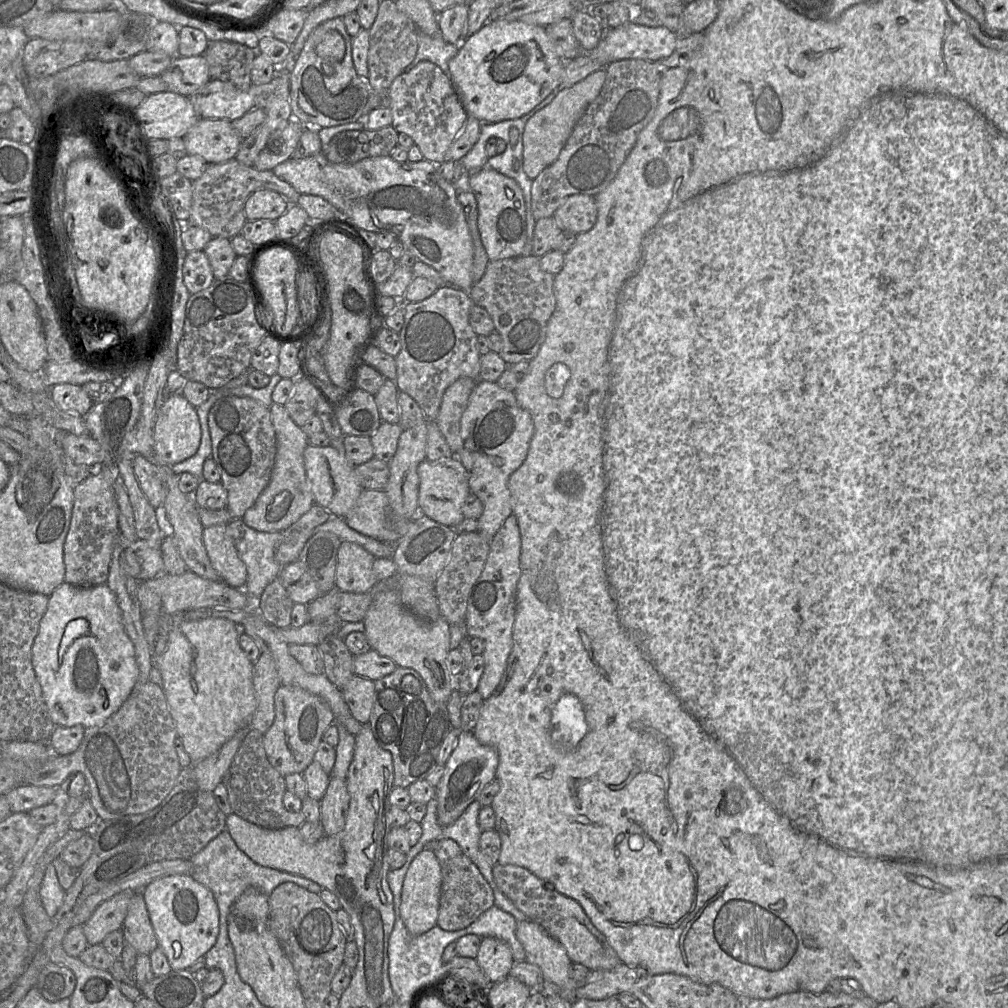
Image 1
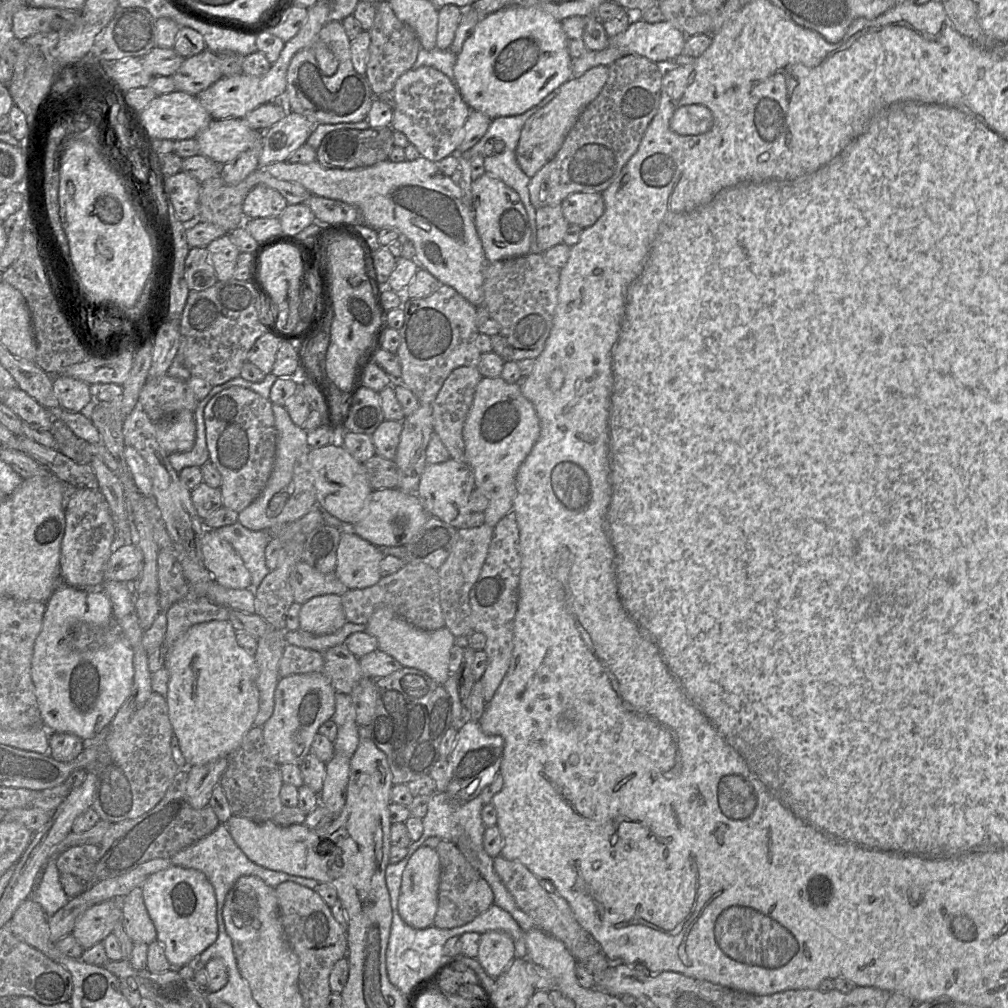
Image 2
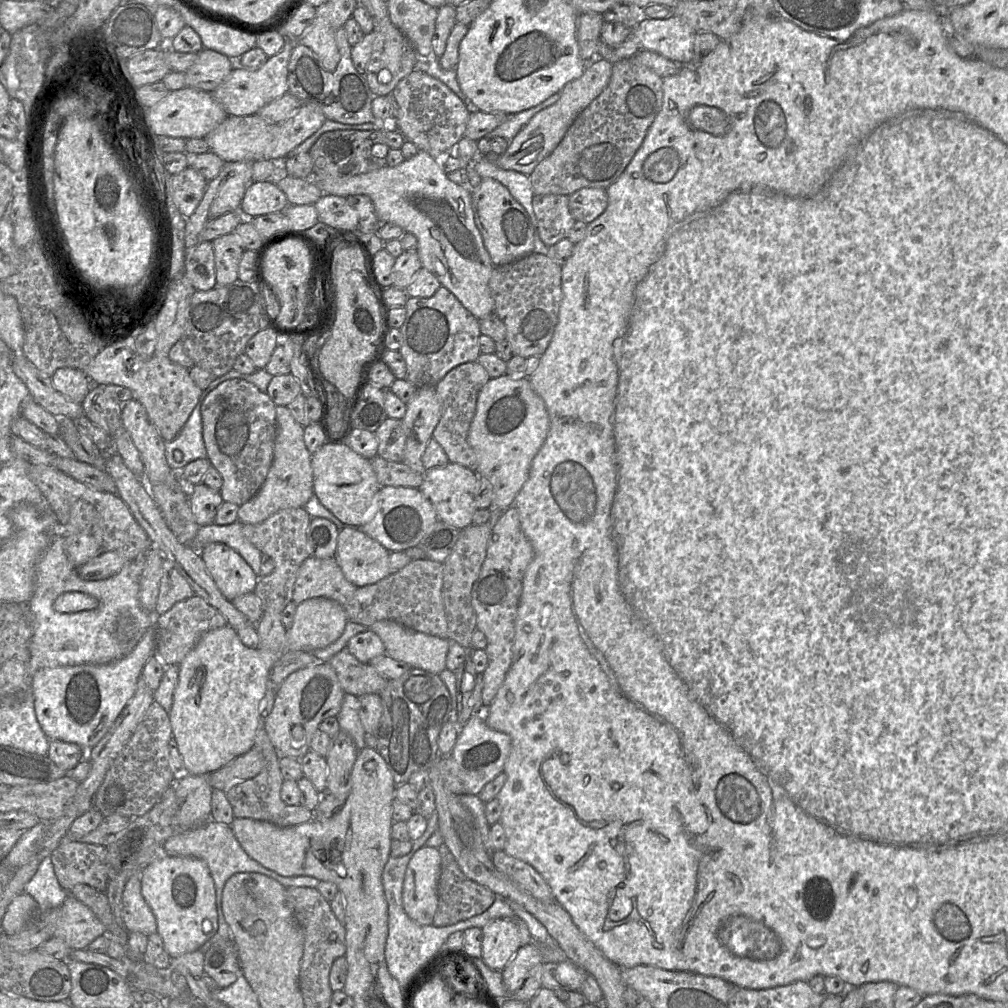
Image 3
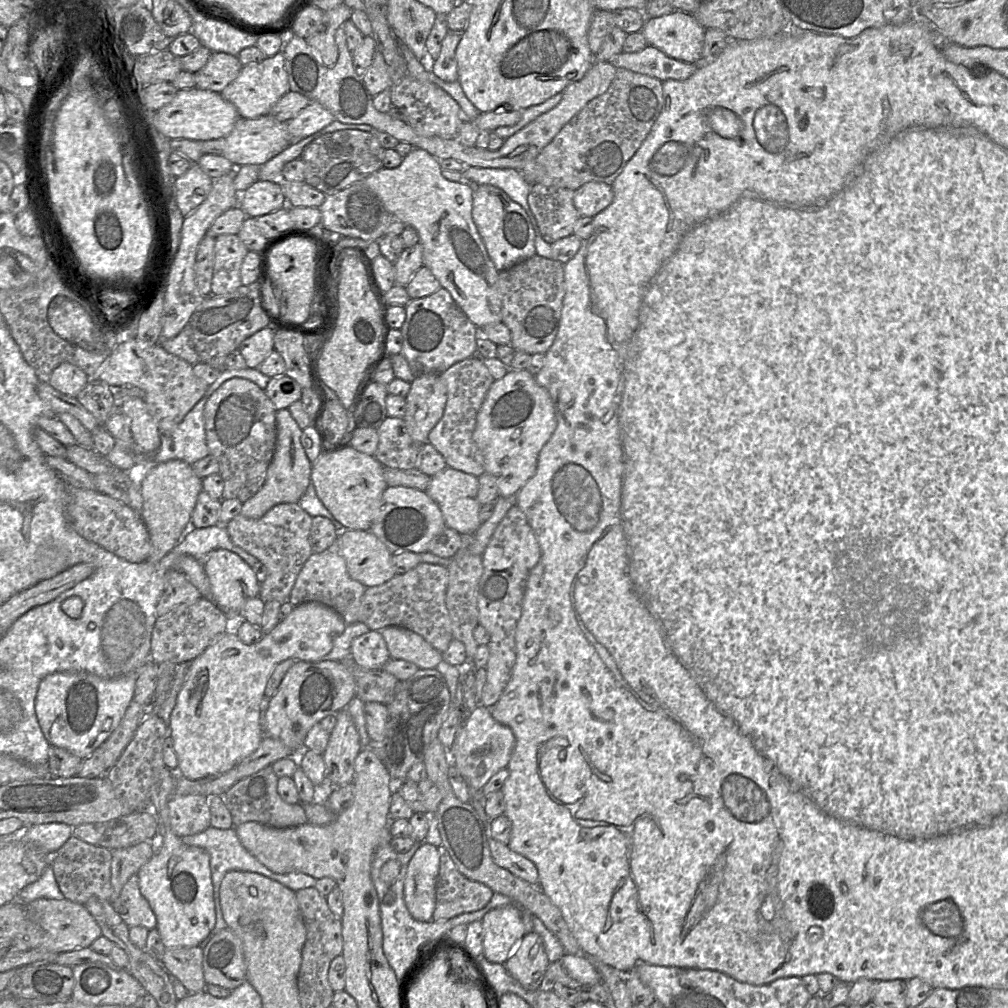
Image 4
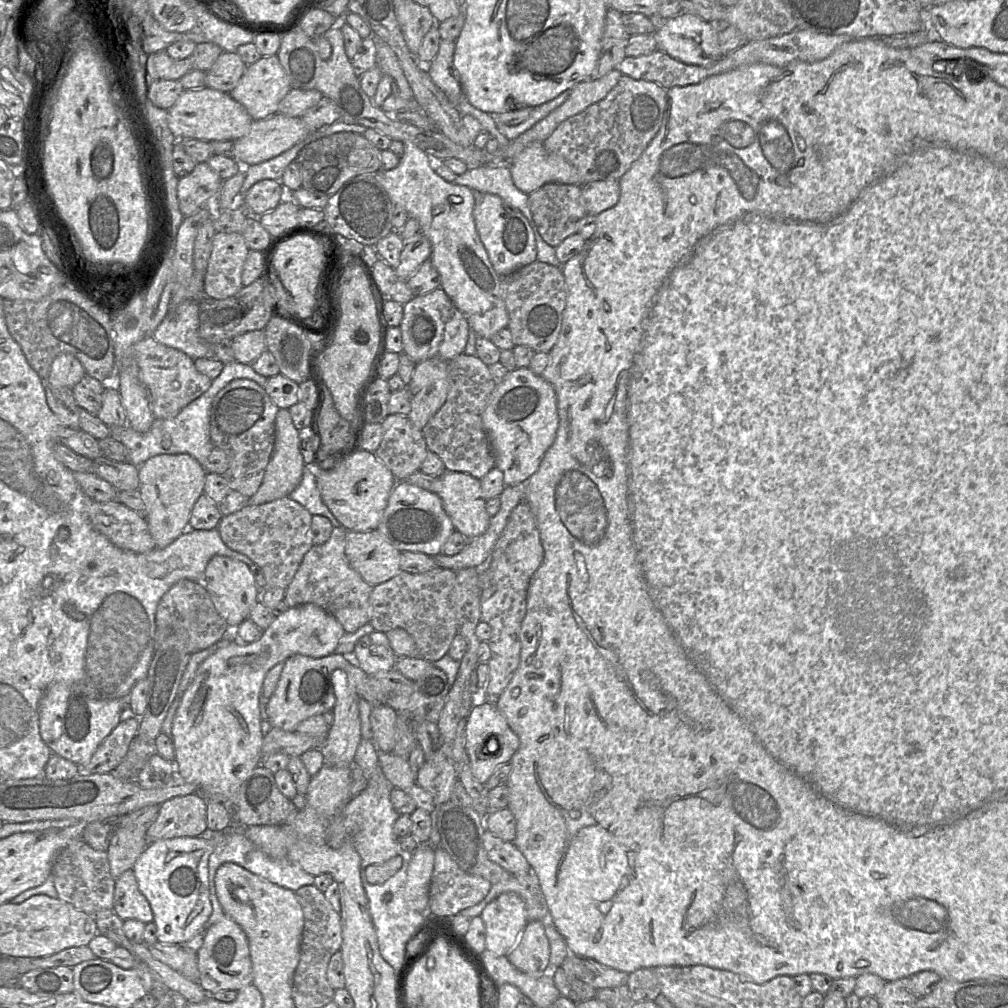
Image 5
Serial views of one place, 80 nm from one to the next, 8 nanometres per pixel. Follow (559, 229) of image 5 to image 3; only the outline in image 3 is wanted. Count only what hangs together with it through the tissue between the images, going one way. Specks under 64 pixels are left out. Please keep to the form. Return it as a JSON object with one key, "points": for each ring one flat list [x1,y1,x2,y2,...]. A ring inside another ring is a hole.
{"points":[[534,195,532,205,545,245,552,246,568,237,576,222,569,210,569,195]]}

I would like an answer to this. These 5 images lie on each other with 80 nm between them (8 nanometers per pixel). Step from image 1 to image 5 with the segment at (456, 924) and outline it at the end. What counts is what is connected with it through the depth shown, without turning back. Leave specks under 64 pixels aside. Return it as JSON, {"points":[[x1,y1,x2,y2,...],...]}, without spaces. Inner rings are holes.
{"points":[[435,847,434,868,429,888,428,914,432,916,432,919,453,917,461,910,481,902,491,886,492,884,488,880,463,871,444,849]]}

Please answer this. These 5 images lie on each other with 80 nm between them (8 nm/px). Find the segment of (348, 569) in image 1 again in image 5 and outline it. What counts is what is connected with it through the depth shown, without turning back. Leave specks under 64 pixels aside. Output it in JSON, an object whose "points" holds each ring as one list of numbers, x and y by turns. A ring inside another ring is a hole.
{"points":[[378,530,346,531,345,554,351,567,372,586,384,583,401,572,401,551]]}

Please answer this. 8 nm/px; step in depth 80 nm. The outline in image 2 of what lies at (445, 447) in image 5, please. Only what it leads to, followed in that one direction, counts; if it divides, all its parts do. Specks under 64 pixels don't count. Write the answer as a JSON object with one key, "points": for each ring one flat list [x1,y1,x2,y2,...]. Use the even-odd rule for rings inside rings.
{"points":[[457,367,446,378,432,403,433,431,448,450,450,458,458,462,466,462,463,425,471,408,476,387,482,378,477,367]]}

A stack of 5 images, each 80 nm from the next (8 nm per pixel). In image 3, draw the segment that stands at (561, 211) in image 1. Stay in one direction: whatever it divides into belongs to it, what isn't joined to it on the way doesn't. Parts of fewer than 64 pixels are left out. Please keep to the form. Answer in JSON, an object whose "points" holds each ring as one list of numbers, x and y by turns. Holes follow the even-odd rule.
{"points":[[598,187,581,188,569,195,569,210,576,221,586,224,598,218,608,206,607,190]]}

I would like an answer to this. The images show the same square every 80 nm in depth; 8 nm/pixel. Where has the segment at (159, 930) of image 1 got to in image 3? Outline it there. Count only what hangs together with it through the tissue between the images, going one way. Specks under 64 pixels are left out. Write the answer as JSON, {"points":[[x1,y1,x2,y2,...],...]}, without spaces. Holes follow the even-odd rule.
{"points":[[165,856,140,871,141,891,157,922,157,933,171,958,198,950,218,929,215,886,207,864,195,857]]}

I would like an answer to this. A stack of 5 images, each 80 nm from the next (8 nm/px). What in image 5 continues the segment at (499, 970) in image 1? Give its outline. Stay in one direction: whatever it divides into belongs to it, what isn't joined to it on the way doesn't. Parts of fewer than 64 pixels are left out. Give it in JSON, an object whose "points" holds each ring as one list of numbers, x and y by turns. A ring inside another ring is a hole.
{"points":[[505,892,491,901,481,912,485,926,486,950,507,956,527,925,527,910,516,893]]}

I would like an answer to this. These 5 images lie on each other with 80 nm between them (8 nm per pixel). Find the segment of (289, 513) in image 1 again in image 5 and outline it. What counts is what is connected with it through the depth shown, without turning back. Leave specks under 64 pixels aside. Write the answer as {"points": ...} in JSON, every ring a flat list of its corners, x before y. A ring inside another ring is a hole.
{"points":[[279,409,275,418,275,439,271,458,265,469,263,481,257,492,248,499,248,504,260,505,288,497,299,485,305,463,300,452,299,430,292,422,288,409]]}

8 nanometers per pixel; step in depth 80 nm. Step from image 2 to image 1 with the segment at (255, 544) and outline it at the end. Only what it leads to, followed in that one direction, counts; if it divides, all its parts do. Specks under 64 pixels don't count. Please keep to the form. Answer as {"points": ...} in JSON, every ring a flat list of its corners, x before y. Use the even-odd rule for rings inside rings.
{"points":[[232,519,226,525,226,531,247,569,244,591,255,602,282,569,275,559,282,532,260,532,248,527,242,519]]}

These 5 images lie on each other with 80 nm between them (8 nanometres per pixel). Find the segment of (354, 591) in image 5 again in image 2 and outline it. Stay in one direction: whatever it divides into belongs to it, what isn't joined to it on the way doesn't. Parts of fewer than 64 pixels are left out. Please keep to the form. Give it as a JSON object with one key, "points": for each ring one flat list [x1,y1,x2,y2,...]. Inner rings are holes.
{"points":[[300,561,293,568,290,585,294,602,298,604,304,604,313,597,325,594,342,596,348,591,335,572,321,573,304,561]]}

